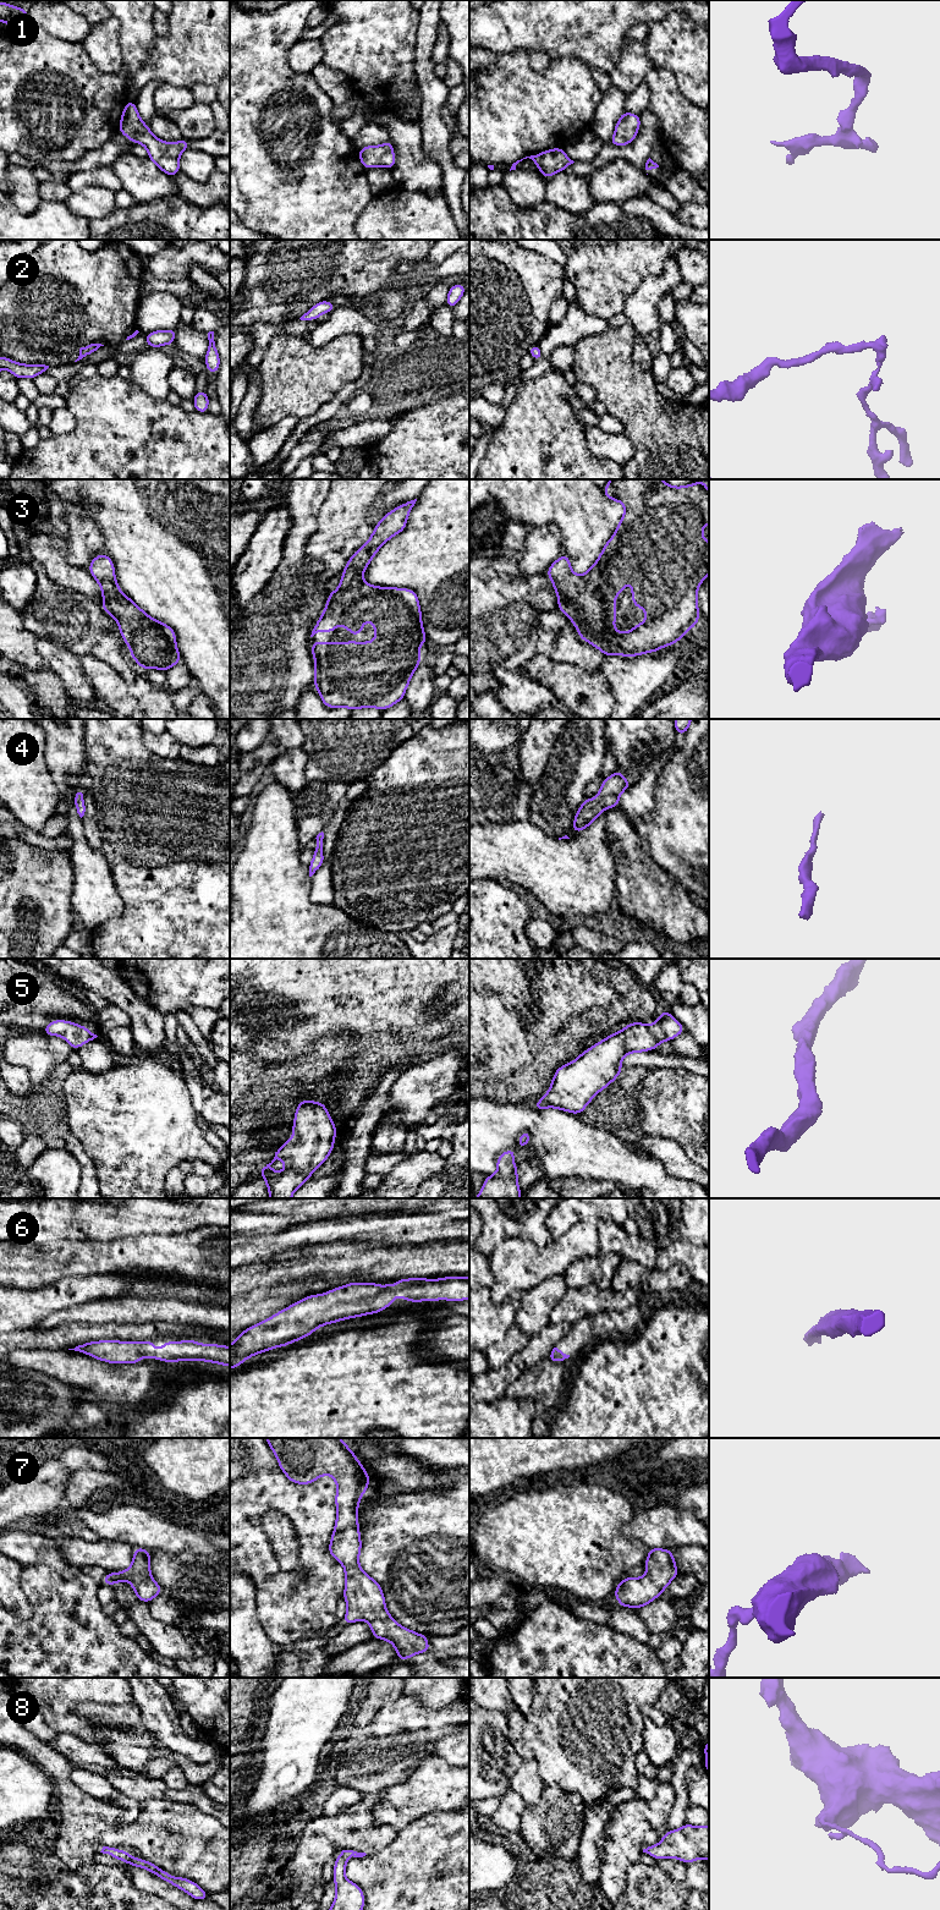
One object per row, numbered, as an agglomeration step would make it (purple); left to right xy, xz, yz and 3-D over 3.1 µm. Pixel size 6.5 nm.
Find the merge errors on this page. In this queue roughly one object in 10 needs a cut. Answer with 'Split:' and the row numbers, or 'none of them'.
Split: none of them

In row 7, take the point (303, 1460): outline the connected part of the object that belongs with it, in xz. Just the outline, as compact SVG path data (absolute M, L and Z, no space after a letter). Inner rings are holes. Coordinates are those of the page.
M265 1438L268 1445L279 1460L279 1467L286 1477L298 1484L309 1484L324 1475L334 1477L337 1487L335 1504L337 1516L334 1532L329 1543L329 1554L343 1565L345 1592L343 1599L348 1608L342 1620L343 1625L353 1621L367 1620L374 1639L386 1640L397 1651L397 1659L407 1661L416 1653L430 1651L428 1636L417 1634L397 1621L387 1613L381 1586L359 1566L362 1549L361 1532L358 1527L358 1503L362 1499L370 1480L363 1465L353 1451L340 1438Z

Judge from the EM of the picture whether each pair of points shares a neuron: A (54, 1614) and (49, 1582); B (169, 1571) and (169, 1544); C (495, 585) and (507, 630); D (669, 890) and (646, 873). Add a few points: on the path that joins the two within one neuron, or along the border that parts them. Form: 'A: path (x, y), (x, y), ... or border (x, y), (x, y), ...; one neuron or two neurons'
A: path (54, 1607), (54, 1598), (49, 1590); one neuron
B: border (149, 1549), (169, 1554), (192, 1551), (198, 1554); two neurons
C: path (495, 596), (496, 619); one neuron
D: path (663, 890), (652, 879); one neuron

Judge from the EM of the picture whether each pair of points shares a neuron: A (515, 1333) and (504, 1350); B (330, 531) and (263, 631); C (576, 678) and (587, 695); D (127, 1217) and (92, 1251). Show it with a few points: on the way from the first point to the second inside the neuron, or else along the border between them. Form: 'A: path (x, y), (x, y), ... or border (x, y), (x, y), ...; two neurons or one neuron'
A: path (515, 1337), (507, 1346); one neuron
B: border (311, 534), (304, 555); two neurons
C: path (576, 681), (583, 691); one neuron
D: border (130, 1235), (104, 1240), (72, 1241); two neurons

